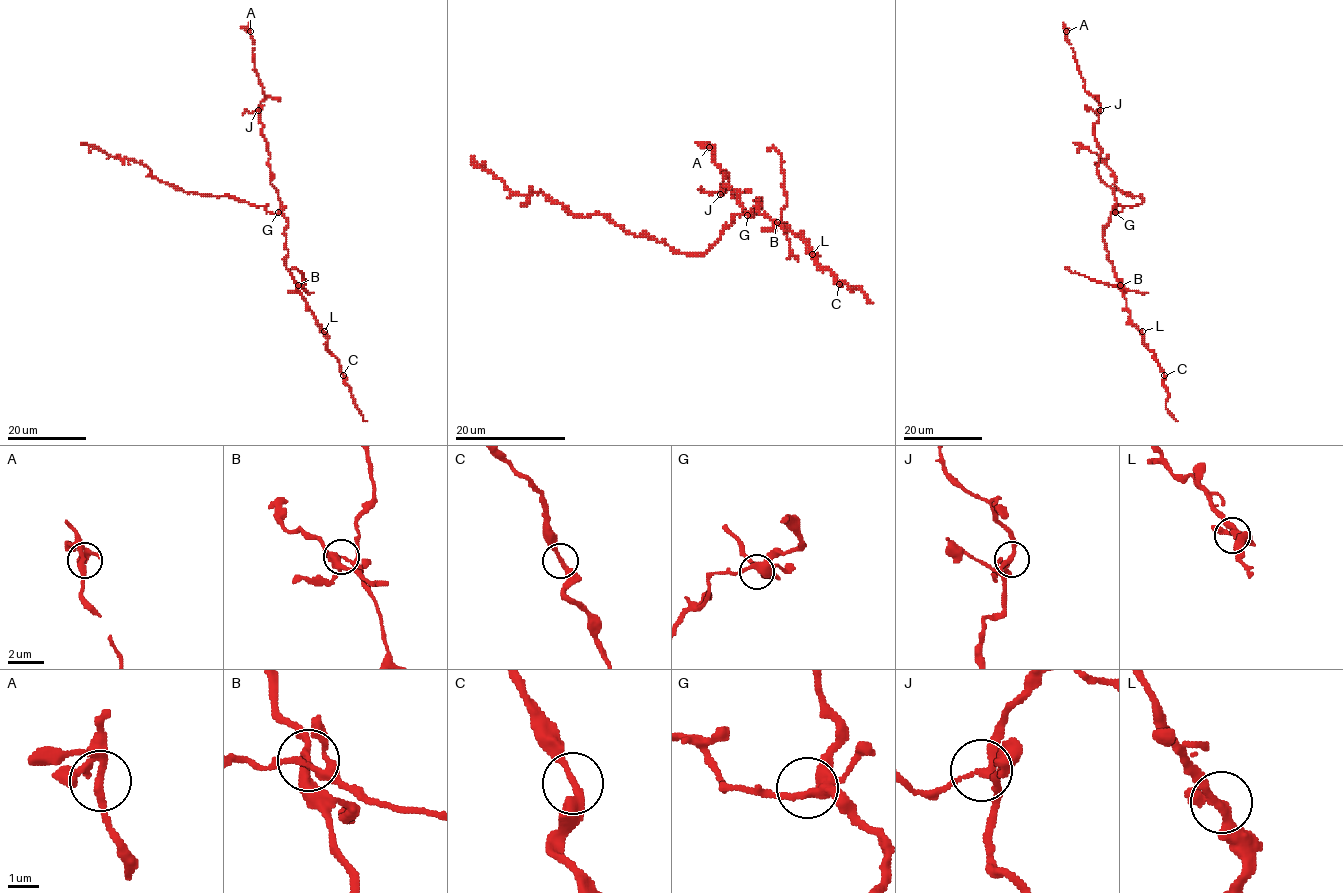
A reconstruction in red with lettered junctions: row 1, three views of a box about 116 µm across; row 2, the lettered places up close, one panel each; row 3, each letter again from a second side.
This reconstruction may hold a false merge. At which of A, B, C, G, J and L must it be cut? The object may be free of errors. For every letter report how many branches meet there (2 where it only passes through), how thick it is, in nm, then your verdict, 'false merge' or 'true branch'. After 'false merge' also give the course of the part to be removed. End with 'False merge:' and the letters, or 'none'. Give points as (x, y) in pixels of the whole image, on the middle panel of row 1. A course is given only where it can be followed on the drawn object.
A: 4 | 220 nm | true branch
B: 4 | 190 nm | false merge | (776, 222), (782, 222), (782, 208), (786, 204), (782, 155), (772, 147), (767, 150)
C: 2 | 240 nm | true branch
G: 4 | 380 nm | true branch
J: 4 | 200 nm | true branch
L: 3 | 240 nm | true branch
False merge: B

